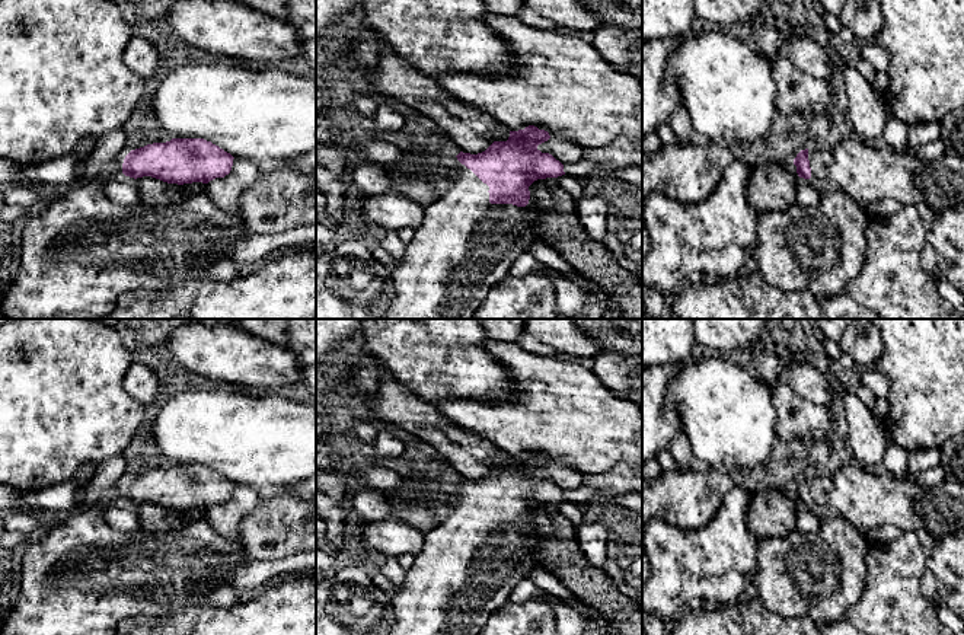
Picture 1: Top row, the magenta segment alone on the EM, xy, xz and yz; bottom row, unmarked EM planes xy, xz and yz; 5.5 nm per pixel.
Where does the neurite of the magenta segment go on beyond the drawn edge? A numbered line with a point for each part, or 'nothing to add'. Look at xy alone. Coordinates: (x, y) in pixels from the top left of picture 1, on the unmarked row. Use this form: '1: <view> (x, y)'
nothing to add

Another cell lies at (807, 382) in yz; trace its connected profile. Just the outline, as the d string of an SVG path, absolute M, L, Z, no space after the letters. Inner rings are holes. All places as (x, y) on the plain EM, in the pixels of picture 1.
M791 363L781 376L797 395L817 405L830 406L836 399L836 390L830 380L813 366Z

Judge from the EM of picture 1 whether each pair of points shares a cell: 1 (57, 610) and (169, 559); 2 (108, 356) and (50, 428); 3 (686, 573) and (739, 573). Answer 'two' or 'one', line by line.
1: one
2: one
3: one

